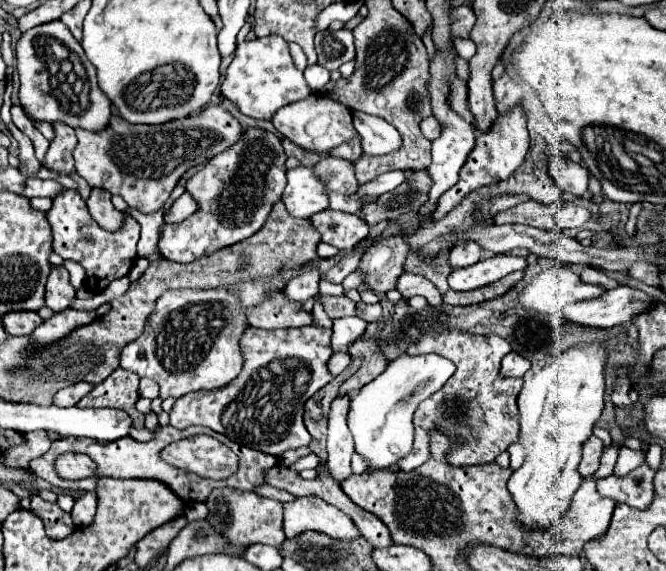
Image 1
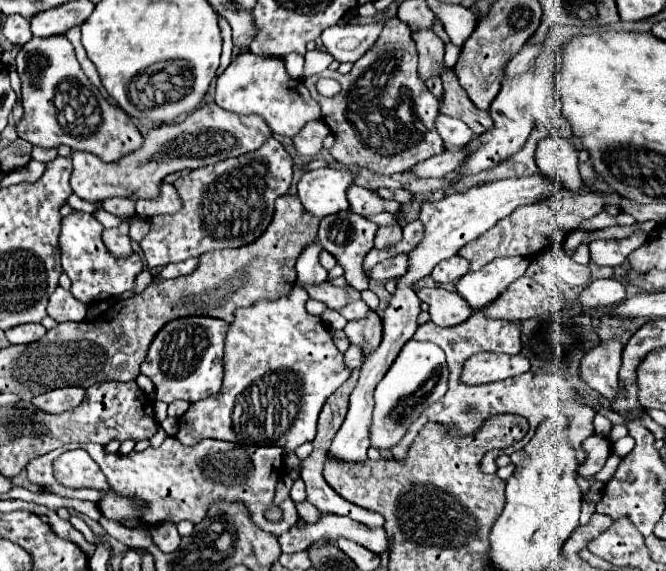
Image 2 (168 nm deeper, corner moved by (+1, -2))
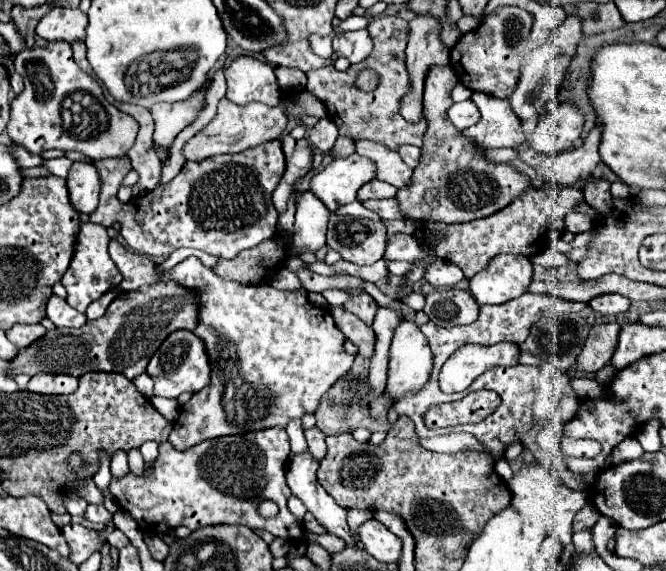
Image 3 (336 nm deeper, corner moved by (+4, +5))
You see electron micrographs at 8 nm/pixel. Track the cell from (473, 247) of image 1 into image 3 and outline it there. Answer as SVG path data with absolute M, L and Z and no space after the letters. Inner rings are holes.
M444 259L432 263L424 275L424 279L428 283L432 283L434 287L454 287L462 277L464 277L464 273L460 271L460 267L456 267L456 263L448 263Z

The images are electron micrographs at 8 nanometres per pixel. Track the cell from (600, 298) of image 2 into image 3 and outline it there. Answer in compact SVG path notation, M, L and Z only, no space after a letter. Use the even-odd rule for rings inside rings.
M598 295L596 299L592 299L588 303L594 311L602 313L602 315L618 315L624 313L630 307L630 301L624 299L622 295Z

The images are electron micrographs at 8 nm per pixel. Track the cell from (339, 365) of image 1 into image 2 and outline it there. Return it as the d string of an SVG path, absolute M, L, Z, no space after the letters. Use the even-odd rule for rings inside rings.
M351 344L349 350L345 352L345 362L347 362L347 366L351 366L351 368L359 368L359 366L363 364L363 352L361 352L361 346L357 348L355 344Z

